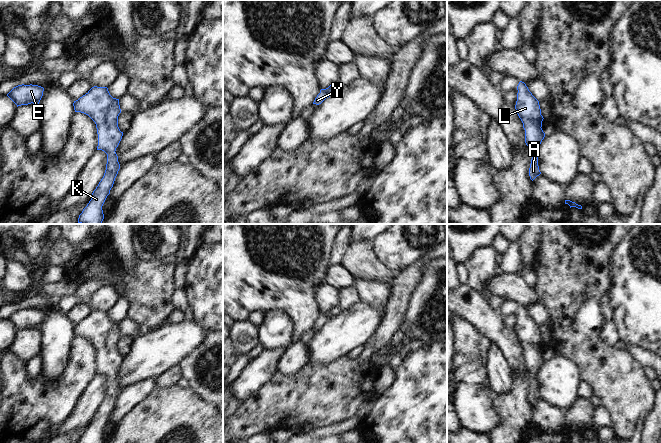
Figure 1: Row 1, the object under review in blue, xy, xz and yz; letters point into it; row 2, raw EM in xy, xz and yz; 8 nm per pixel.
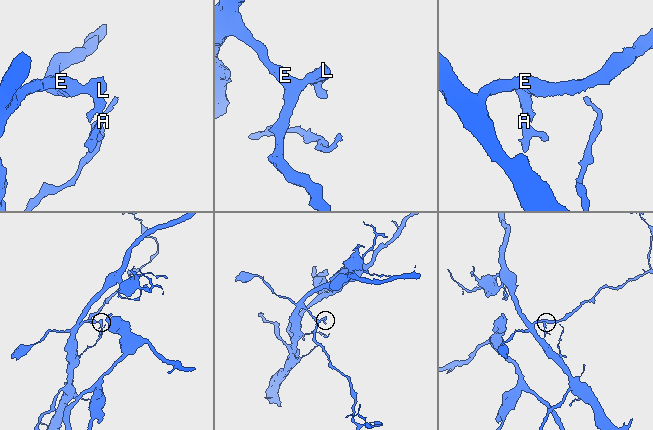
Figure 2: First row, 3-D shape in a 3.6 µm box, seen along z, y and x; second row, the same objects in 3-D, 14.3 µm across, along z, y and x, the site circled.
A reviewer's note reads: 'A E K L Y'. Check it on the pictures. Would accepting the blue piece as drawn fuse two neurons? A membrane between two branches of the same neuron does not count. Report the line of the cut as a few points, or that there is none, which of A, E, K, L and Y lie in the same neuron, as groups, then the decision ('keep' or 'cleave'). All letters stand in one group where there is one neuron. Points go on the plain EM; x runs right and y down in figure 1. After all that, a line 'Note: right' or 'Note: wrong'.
no cut; A E K L Y; keep
Note: right

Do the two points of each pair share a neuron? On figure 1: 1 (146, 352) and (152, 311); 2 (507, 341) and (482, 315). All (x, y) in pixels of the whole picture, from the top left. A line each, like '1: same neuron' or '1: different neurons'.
1: different neurons
2: same neuron

